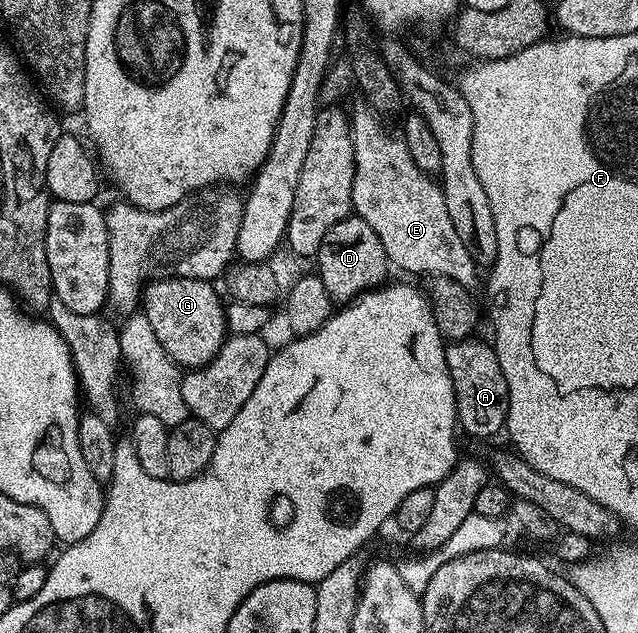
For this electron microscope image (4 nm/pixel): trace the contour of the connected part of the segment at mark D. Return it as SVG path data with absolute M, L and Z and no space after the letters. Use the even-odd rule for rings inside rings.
M357 216L340 220L332 224L332 228L328 228L328 236L324 236L316 255L317 262L318 278L324 280L328 296L338 304L349 303L366 291L381 287L387 281L388 263L384 244L380 244L380 236L372 232L371 226Z

